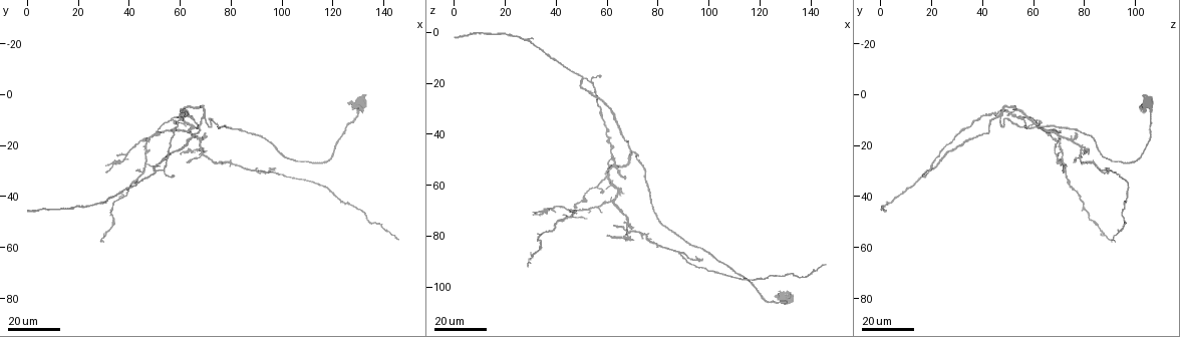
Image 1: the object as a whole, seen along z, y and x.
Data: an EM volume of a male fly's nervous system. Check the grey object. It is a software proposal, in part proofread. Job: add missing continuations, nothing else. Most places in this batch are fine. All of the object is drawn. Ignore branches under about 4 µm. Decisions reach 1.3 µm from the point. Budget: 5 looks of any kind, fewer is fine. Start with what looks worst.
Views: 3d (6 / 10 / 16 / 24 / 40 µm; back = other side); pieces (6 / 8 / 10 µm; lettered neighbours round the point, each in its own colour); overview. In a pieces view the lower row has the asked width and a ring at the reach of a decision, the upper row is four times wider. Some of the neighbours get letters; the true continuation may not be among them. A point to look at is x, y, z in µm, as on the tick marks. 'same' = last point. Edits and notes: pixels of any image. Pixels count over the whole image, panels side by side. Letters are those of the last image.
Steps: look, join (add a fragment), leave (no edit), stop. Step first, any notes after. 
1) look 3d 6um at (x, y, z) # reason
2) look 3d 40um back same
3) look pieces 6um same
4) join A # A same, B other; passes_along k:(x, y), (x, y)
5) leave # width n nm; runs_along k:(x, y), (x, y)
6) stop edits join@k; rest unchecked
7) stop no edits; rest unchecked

look 3d 16um at (0, 45, 2) # branch stops here

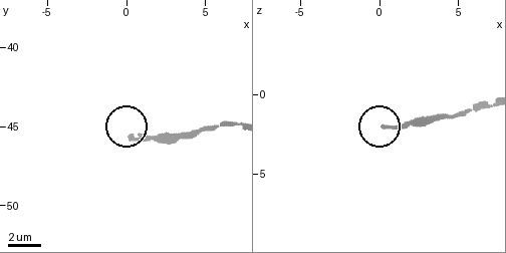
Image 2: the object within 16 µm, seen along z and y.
look 3d 10um at (0.4, 45.7, 1.9)

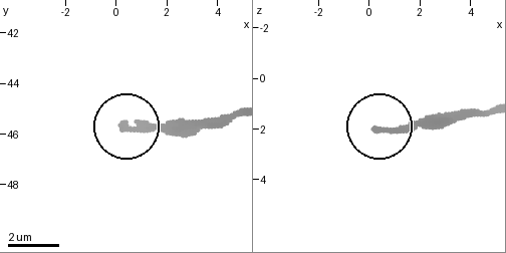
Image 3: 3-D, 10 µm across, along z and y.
look pieces 8um at (0.3, 45.7, 2.0)

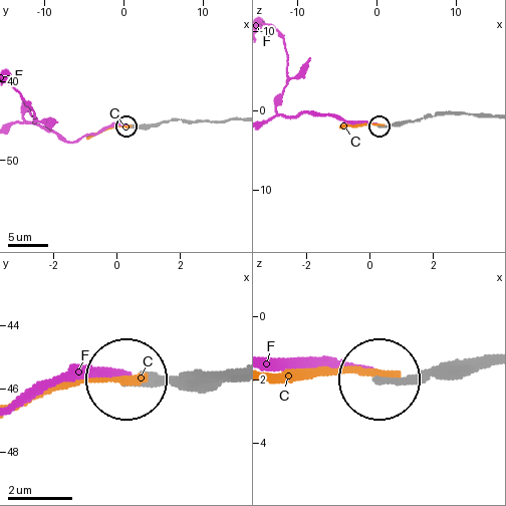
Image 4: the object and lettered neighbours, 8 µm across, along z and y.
leave # C other, F other; runs_along 4:(489, 115), (437, 113), (381, 125); no lettered fragment goes on from it

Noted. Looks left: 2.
look 3d 24um at (146, 57, 91) # thin end

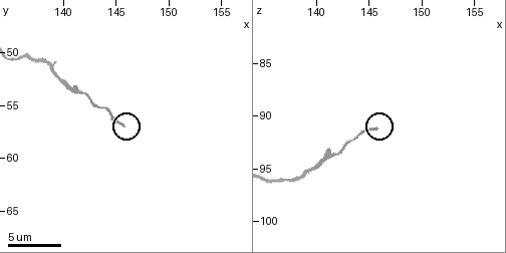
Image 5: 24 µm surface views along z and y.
look pieces 6um at (145.6, 56.8, 91.0)

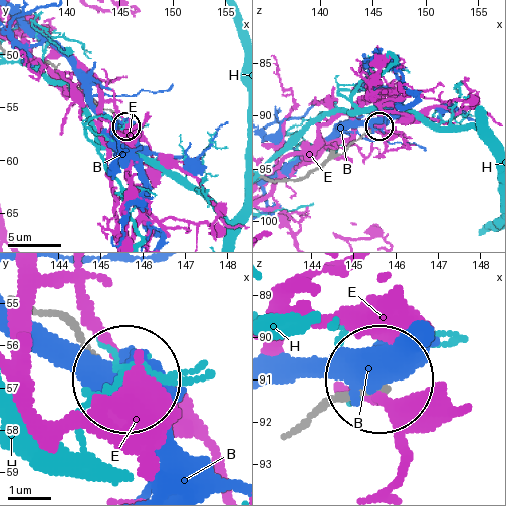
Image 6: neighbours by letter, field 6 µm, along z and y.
leave # B other, E other, H other; runs_along 6:(322, 412), (384, 383); no lettered fragment goes on from it

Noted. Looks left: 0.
stop no edits; rest unchecked

